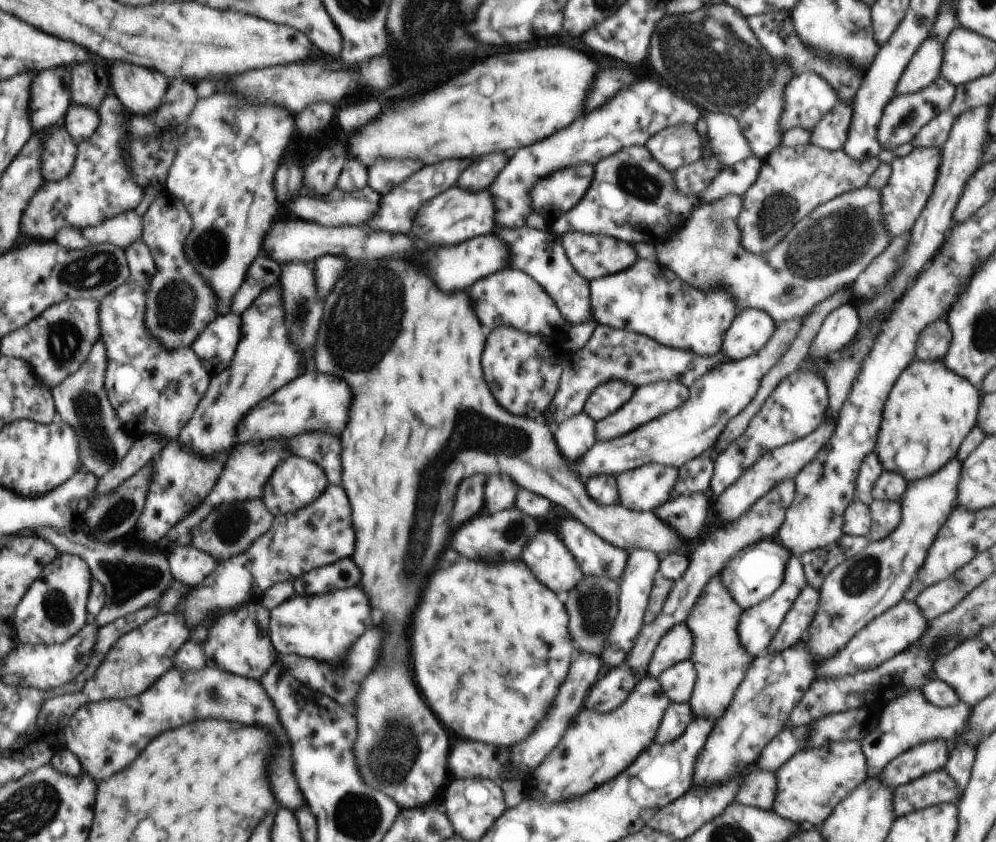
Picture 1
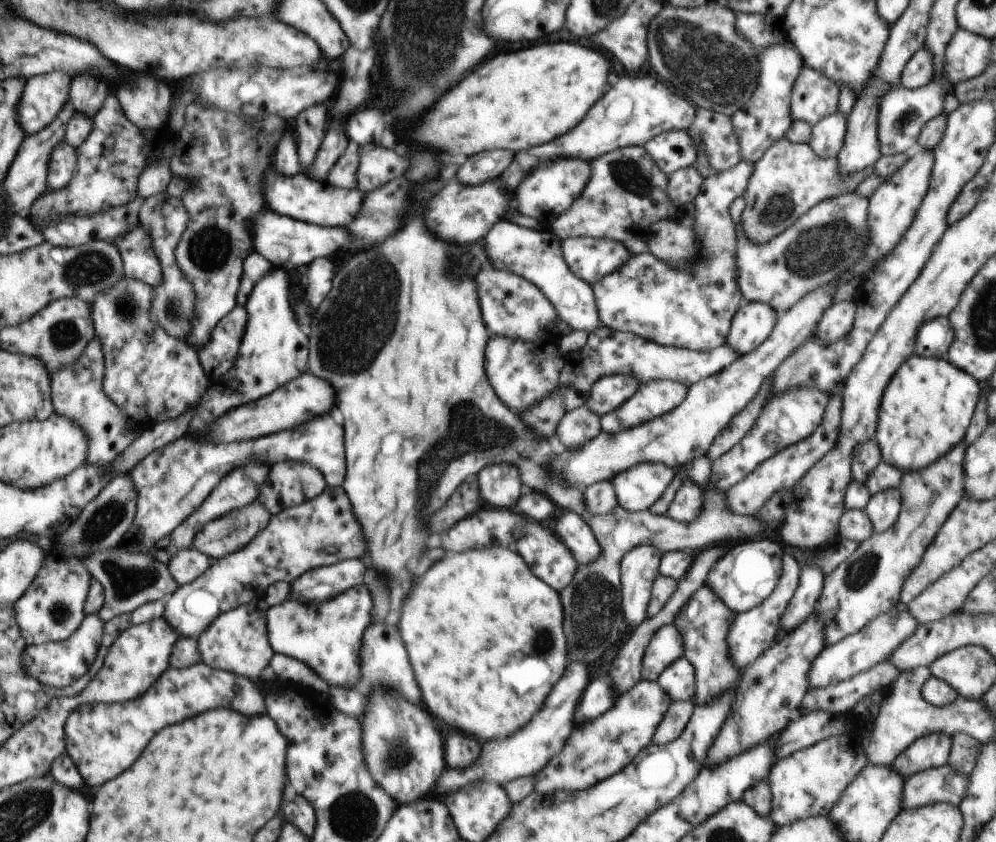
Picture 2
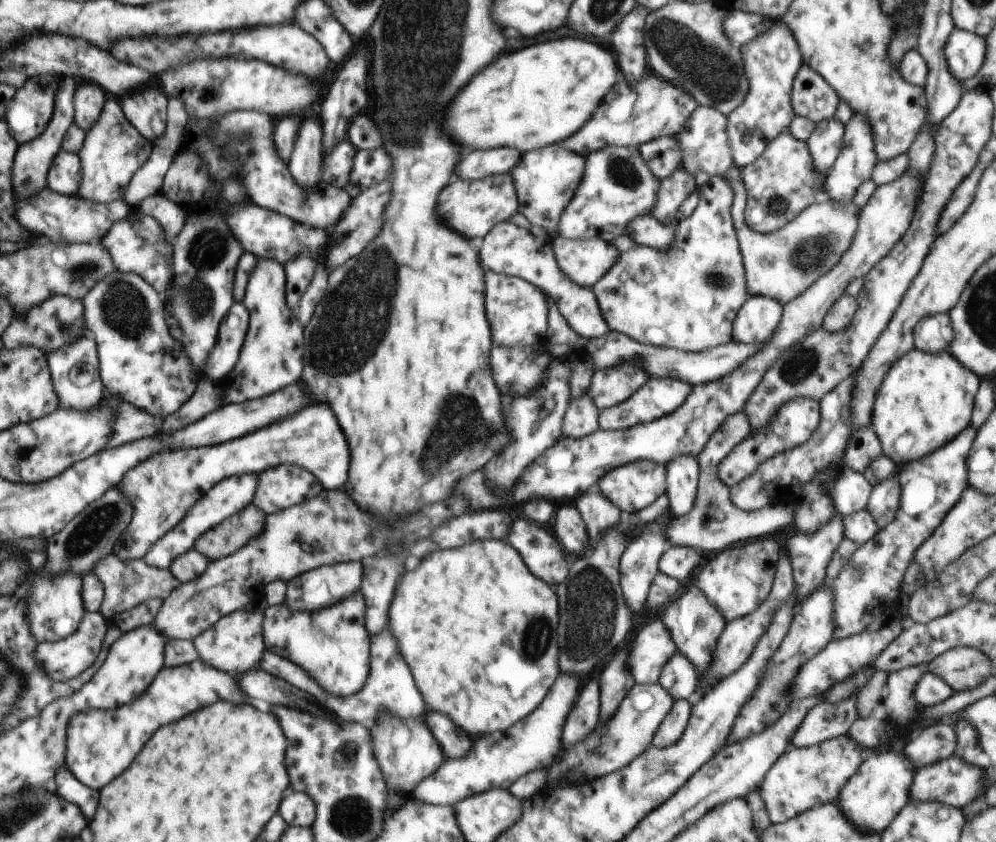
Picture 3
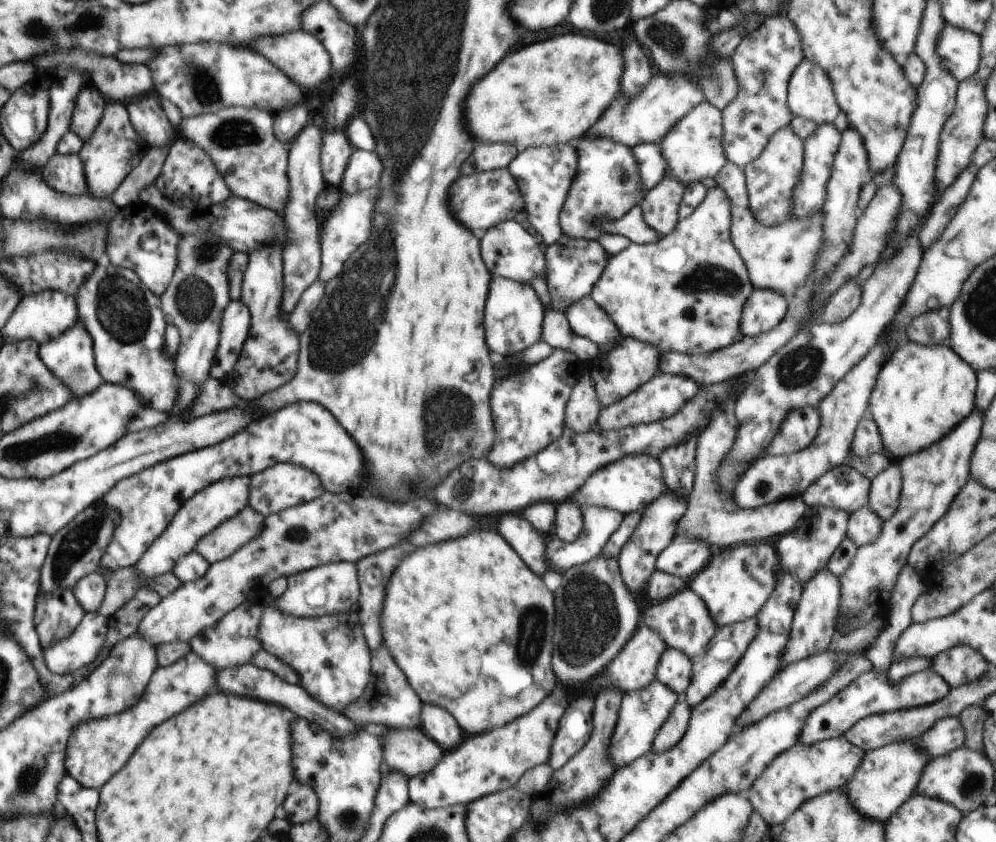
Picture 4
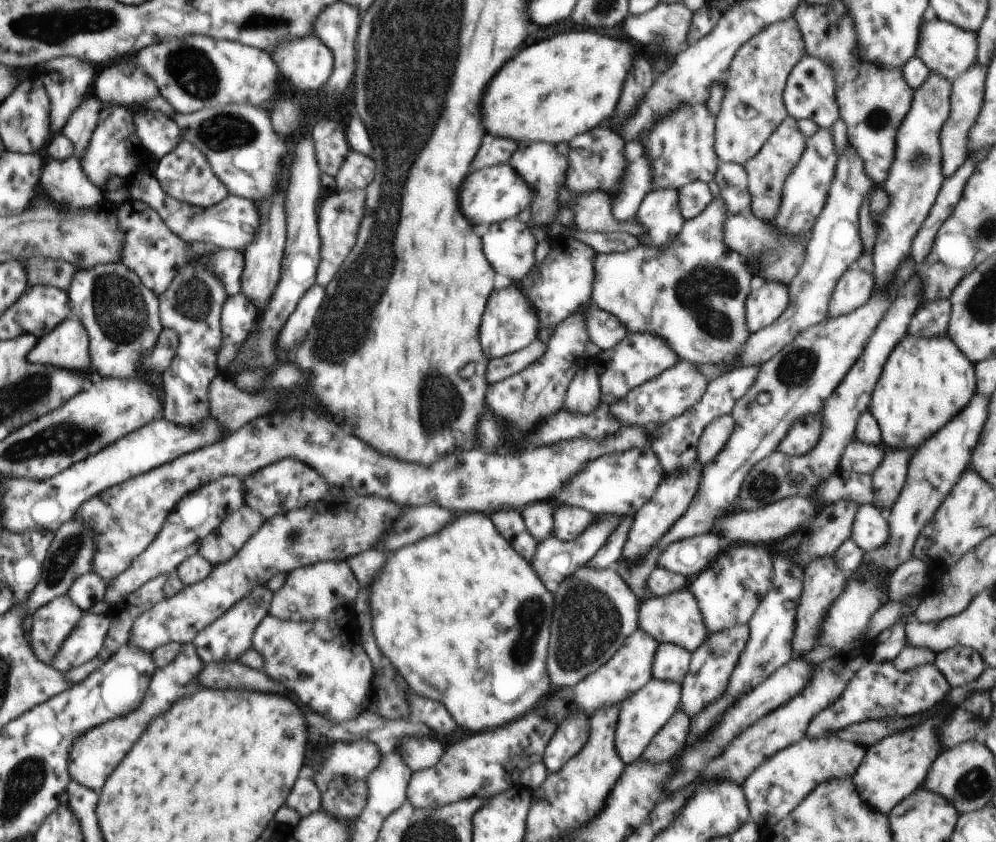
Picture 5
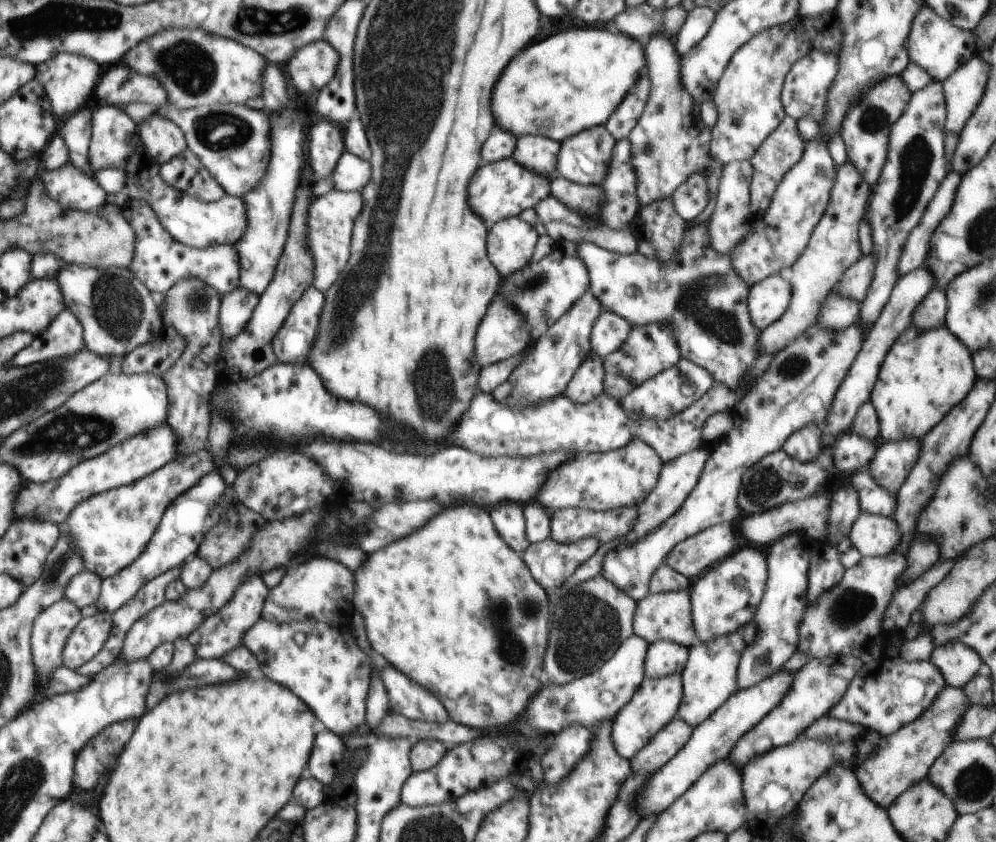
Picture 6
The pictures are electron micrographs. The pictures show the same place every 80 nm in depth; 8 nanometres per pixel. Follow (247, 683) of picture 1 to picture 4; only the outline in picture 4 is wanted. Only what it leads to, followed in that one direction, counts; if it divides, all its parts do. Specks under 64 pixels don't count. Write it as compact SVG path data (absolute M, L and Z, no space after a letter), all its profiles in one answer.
M192 650L176 664L159 667L153 674L144 696L132 709L109 717L90 719L74 728L68 742L69 775L82 786L99 791L120 768L124 768L128 758L156 724L162 724L164 720L184 712L186 708L204 700L212 690L218 688L217 669Z

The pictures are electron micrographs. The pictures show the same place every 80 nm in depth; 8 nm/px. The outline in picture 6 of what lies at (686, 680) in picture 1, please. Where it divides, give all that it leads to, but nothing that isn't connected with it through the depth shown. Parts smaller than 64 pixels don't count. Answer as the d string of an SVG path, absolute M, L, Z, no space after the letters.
M669 640L649 644L645 658L645 676L662 678L681 673L689 657L689 648Z

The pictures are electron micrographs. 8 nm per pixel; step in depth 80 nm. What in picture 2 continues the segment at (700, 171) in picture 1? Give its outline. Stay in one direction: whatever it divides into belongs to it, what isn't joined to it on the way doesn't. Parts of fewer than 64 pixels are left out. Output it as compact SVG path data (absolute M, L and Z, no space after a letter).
M695 165L681 168L668 178L669 197L678 207L696 200L705 179Z

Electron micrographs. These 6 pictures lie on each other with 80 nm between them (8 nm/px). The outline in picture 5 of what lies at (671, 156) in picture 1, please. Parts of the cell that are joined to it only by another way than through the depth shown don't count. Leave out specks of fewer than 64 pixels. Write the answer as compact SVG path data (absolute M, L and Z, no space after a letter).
M626 141L625 155L629 168L622 177L619 192L611 200L612 214L621 221L638 215L642 199L653 186L653 168L645 155L645 146L640 141Z

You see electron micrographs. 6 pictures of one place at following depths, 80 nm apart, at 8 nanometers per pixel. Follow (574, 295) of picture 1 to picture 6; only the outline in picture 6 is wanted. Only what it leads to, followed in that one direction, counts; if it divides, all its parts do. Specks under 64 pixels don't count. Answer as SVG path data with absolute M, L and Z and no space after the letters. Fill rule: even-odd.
M510 217L488 230L486 248L502 278L522 270L530 264L539 236L530 223L520 217ZM602 310L594 321L590 340L591 350L600 358L606 358L629 337L632 326L621 316L608 310Z

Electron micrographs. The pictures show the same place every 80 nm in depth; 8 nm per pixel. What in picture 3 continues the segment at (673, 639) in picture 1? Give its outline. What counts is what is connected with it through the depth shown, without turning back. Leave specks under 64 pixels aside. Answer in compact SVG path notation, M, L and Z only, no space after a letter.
M652 618L652 622L646 624L646 626L634 636L634 640L632 640L630 646L631 651L628 666L631 668L630 672L638 684L658 683L662 667L678 652L668 627L660 618Z

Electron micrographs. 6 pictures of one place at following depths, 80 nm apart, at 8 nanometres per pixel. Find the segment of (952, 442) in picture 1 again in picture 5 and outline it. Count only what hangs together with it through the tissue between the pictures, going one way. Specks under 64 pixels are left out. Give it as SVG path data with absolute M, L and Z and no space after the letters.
M904 335L892 349L870 399L868 410L881 430L882 445L890 450L916 450L968 406L977 385L974 364L948 336L920 338Z

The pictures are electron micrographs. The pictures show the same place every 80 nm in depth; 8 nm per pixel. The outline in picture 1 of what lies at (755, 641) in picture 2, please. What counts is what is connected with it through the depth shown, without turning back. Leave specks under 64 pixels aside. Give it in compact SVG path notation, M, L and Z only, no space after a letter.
M791 554L782 584L770 595L770 598L743 610L737 628L739 639L742 646L755 658L762 657L767 653L772 637L777 633L782 621L786 618L790 608L797 601L798 595L801 594L806 585L807 580L802 561L796 555Z

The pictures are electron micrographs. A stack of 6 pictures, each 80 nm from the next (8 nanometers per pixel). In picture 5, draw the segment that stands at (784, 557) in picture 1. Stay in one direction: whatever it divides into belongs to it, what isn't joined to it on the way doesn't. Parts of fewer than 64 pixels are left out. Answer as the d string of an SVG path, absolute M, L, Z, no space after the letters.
M728 546L707 567L688 581L688 589L698 601L703 621L711 634L749 622L761 600L770 592L773 580L772 554L764 546Z

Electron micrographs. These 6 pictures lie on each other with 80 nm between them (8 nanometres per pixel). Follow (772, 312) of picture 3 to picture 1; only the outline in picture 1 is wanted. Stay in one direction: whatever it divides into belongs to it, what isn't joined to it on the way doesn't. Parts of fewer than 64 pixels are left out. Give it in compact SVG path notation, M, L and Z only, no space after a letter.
M760 309L738 311L725 332L720 352L728 361L741 361L760 352L774 334L776 324Z

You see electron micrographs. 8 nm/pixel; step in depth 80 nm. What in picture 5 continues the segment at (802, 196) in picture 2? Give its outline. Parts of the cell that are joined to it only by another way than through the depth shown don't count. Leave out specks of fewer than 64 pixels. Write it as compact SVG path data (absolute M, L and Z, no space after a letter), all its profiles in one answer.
M786 117L780 126L771 134L755 157L743 164L747 172L748 190L751 196L751 207L756 218L772 223L781 207L783 188L789 174L798 164L805 149L805 136L798 130L797 120Z

